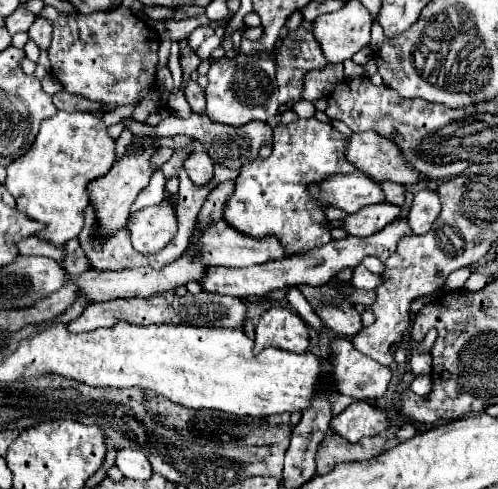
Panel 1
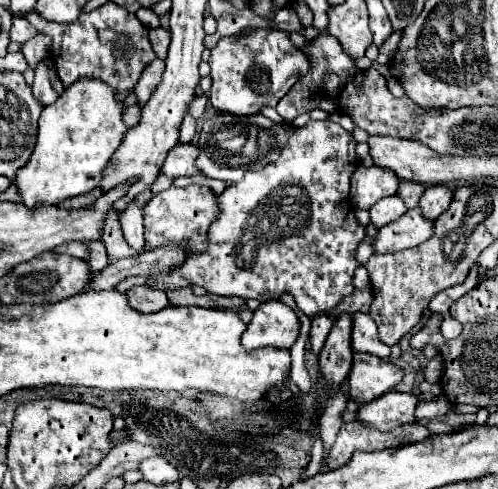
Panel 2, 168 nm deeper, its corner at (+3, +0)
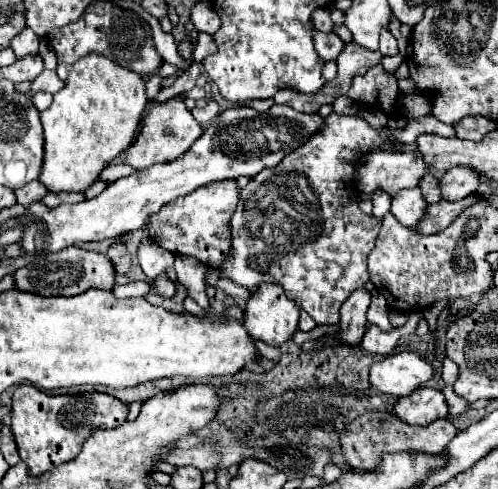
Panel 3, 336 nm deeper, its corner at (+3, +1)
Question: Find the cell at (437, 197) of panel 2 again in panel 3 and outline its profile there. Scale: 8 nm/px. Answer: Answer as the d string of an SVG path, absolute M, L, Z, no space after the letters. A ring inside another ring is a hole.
M467 165L453 167L441 179L443 199L447 199L447 201L465 199L465 197L469 197L471 193L477 191L479 181L481 181L481 175L475 169L467 167Z

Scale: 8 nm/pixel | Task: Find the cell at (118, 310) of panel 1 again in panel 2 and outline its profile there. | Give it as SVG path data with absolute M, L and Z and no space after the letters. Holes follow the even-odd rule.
M133 286L127 292L127 298L129 298L129 306L143 314L153 314L157 310L171 306L167 294L163 294L161 290L151 290L147 286Z

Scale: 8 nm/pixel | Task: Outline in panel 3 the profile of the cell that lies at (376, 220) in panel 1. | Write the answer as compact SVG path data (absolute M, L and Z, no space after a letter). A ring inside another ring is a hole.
M403 189L403 193L393 195L391 203L391 213L397 217L399 223L407 227L415 227L425 215L427 215L427 201L423 193L415 189Z

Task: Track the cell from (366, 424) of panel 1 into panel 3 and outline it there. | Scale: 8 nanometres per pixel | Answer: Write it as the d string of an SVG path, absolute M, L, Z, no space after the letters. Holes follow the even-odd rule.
M419 387L415 393L399 399L395 405L395 415L411 425L429 425L439 417L447 417L447 401L441 391L431 387Z

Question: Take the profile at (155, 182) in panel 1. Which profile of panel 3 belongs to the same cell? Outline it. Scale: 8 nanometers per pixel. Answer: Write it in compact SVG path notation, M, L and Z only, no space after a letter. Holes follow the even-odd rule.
M145 237L139 245L139 263L141 263L141 269L147 275L147 279L155 281L165 269L173 267L175 255L169 253L167 249L161 249L159 245L155 245L155 241Z

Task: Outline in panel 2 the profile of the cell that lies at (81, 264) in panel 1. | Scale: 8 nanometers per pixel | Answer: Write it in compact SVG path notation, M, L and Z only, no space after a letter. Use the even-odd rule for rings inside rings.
M83 242L85 246L87 246L87 252L89 252L89 256L87 256L87 266L89 266L89 270L93 272L93 274L97 274L97 272L101 272L107 264L109 264L109 260L107 260L107 254L105 254L105 246L101 244L101 242Z

